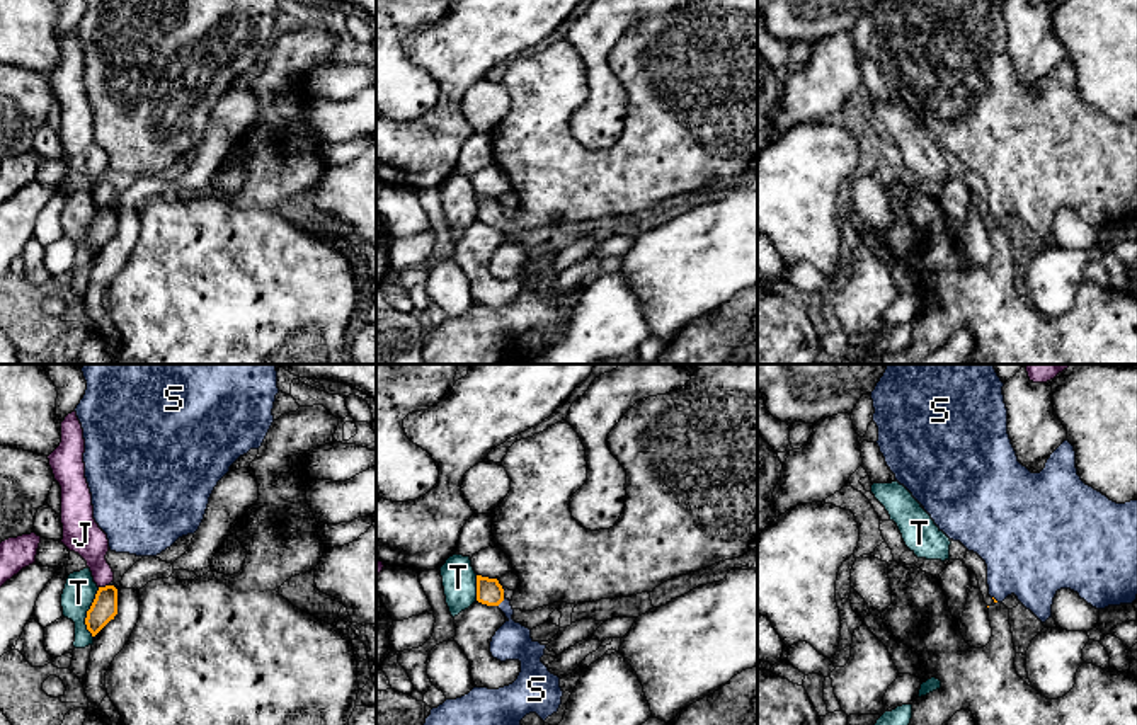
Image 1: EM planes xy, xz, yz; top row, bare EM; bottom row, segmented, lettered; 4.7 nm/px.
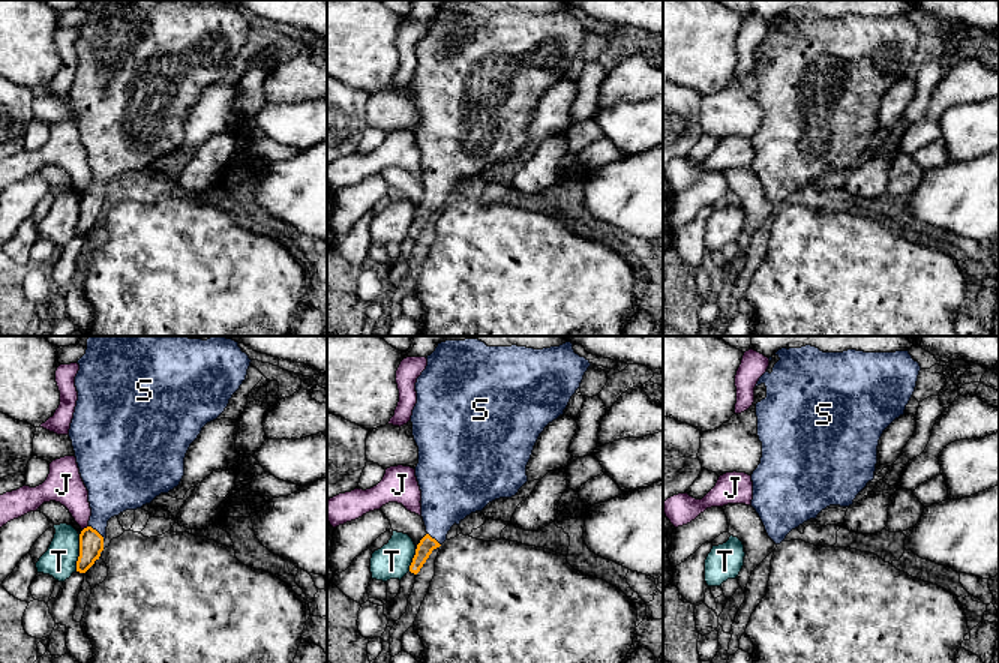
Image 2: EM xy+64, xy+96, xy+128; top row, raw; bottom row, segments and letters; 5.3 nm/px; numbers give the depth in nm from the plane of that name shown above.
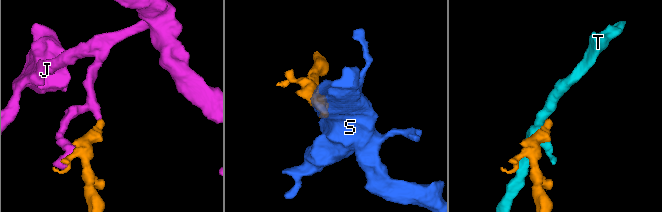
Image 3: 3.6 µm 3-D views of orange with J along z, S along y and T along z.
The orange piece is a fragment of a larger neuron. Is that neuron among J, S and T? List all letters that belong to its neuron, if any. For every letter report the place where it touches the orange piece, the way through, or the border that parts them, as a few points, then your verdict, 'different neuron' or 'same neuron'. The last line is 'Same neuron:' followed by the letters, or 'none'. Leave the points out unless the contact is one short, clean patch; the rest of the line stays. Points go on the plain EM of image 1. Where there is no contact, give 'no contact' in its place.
J: xy (102, 206) | different neuron
S: xz (501, 220) | across xz (489, 210), (501, 220), (509, 230), (511, 261) | same neuron
T: xy (87, 232) | along xy (99, 206), (85, 237), (85, 247), (92, 256) | different neuron
Same neuron: S

